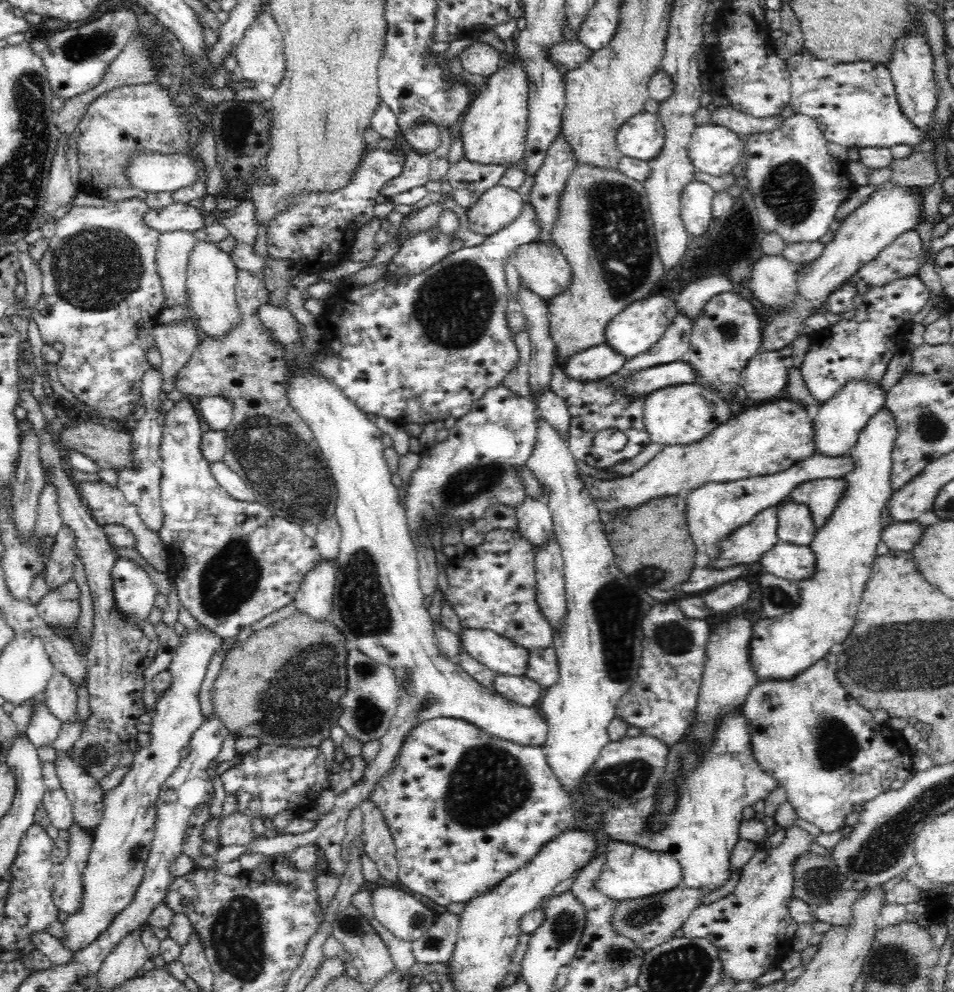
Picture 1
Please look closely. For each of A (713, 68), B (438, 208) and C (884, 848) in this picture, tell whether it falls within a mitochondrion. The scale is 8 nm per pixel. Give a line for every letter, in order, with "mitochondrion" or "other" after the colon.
A: other
B: other
C: mitochondrion

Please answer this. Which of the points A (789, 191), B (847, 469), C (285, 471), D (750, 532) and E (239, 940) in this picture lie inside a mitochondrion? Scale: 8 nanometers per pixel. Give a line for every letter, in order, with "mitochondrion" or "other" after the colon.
A: mitochondrion
B: other
C: mitochondrion
D: other
E: mitochondrion

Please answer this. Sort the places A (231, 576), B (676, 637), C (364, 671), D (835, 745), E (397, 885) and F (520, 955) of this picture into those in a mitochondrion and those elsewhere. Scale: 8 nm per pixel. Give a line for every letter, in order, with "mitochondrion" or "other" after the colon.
A: mitochondrion
B: mitochondrion
C: mitochondrion
D: mitochondrion
E: other
F: other

